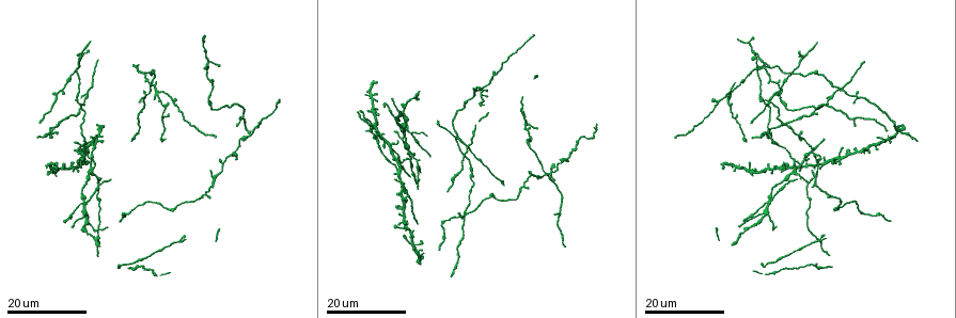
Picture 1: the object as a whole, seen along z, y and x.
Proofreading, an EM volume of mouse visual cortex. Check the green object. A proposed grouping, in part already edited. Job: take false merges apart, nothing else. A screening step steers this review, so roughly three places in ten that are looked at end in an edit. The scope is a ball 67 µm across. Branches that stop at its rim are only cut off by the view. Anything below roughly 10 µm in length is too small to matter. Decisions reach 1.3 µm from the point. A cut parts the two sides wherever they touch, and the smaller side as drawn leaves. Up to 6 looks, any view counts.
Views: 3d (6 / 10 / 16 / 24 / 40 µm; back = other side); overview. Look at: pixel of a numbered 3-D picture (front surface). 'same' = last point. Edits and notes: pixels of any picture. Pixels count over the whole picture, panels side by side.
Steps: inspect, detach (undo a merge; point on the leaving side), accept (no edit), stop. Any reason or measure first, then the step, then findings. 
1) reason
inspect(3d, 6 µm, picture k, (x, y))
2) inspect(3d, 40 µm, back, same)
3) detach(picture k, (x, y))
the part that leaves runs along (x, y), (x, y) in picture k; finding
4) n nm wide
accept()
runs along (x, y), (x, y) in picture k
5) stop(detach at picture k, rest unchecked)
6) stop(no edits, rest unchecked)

three-way junction
inspect(3d, 16 µm, picture 1, (82, 143))

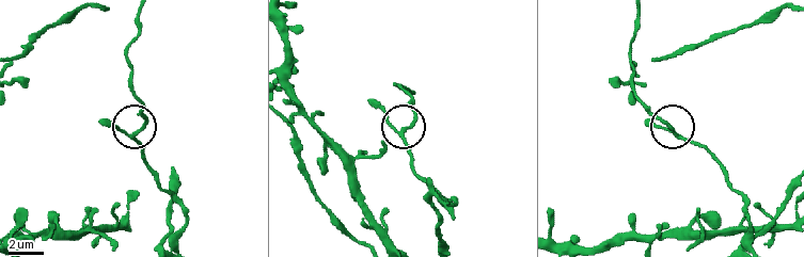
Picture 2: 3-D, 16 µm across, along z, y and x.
inspect(3d, 10 µm, picture 2, (676, 135))

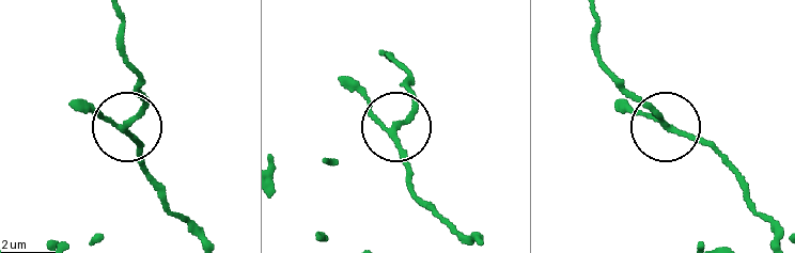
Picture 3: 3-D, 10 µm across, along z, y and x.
180 nm wide
accept()
runs along (204, 243), (176, 216), (128, 132), (142, 106), (142, 80) in picture 3; all the same cell

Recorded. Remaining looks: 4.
four-way junction
inspect(3d, 24 µm, picture 1, (160, 91))

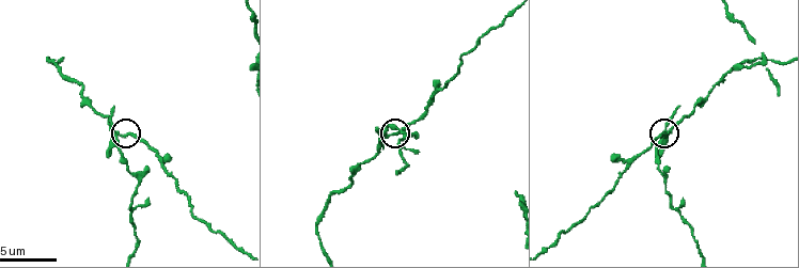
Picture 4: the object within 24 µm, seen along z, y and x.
inspect(3d, 6 µm, picture 4, (392, 133))

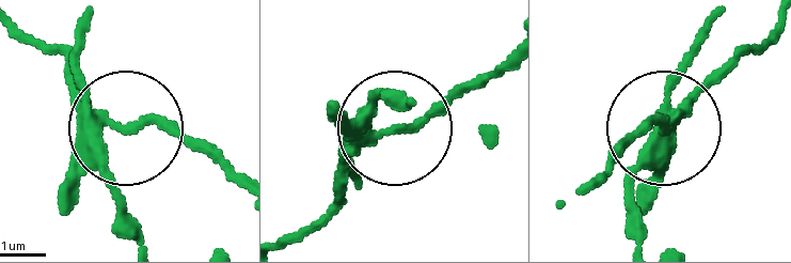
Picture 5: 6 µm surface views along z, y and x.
other side
inspect(3d, 6 µm, back, picture 5, (121, 127))

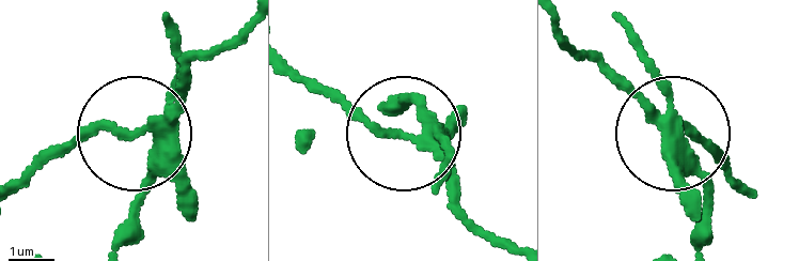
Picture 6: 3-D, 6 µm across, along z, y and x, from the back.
4 arms
detach(picture 6, (452, 159))
the part that leaves runs along (661, 129), (703, 183), (703, 240) in picture 6; a second cell is stuck on

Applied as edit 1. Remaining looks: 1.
stop(detach at picture 6, rest unchecked)

